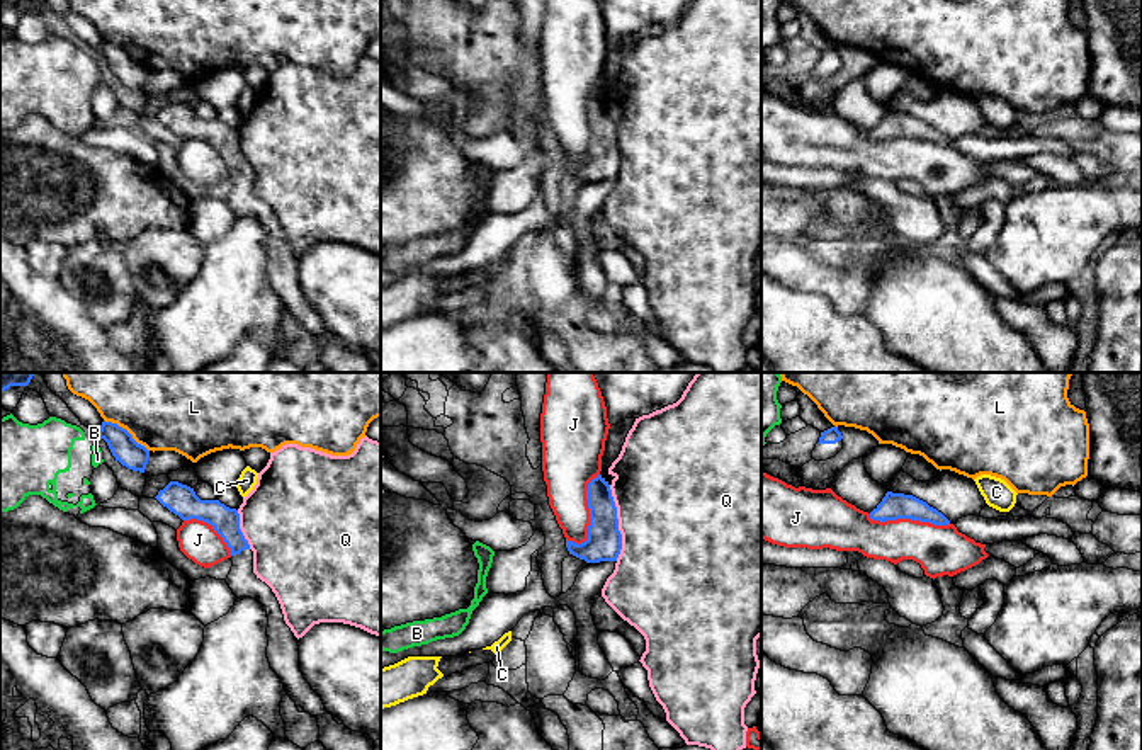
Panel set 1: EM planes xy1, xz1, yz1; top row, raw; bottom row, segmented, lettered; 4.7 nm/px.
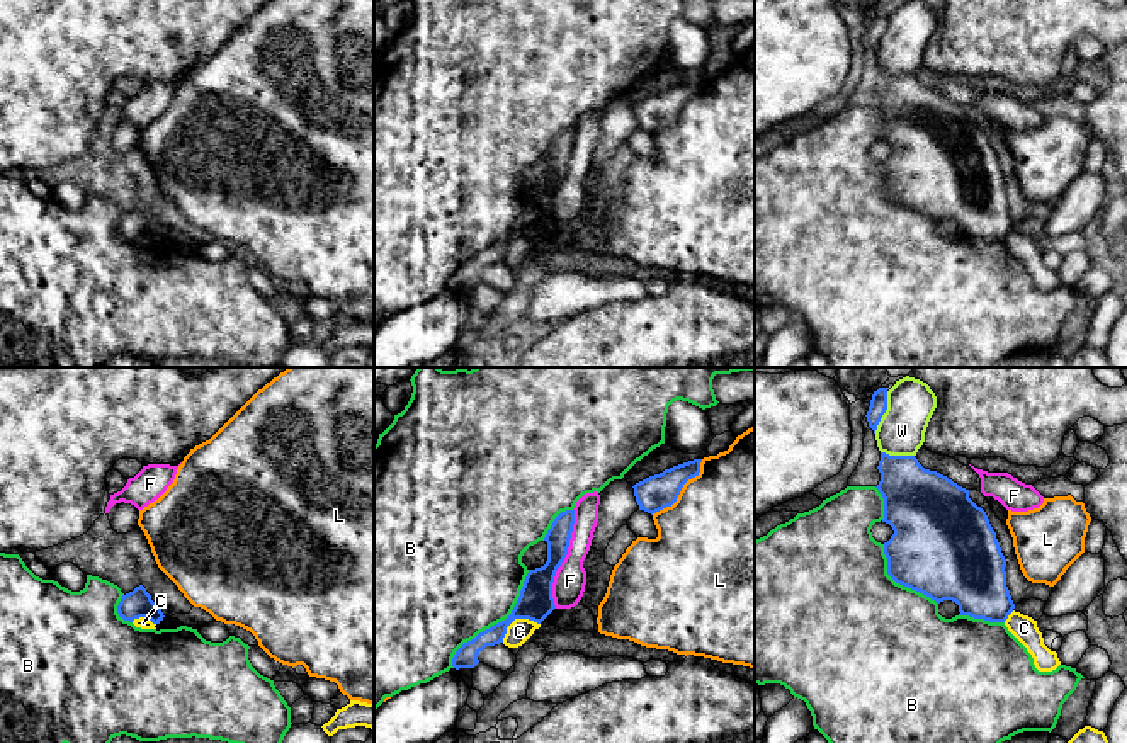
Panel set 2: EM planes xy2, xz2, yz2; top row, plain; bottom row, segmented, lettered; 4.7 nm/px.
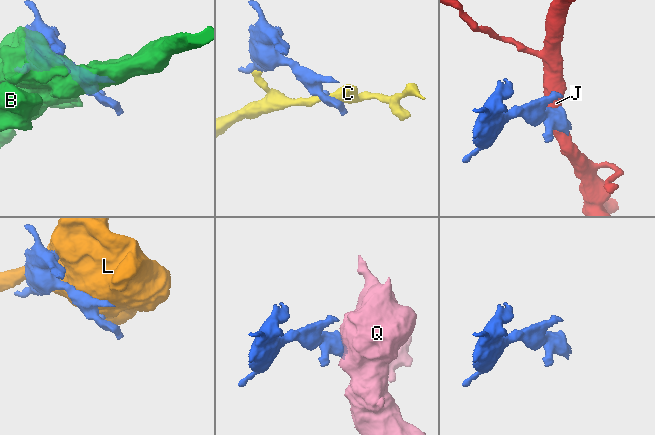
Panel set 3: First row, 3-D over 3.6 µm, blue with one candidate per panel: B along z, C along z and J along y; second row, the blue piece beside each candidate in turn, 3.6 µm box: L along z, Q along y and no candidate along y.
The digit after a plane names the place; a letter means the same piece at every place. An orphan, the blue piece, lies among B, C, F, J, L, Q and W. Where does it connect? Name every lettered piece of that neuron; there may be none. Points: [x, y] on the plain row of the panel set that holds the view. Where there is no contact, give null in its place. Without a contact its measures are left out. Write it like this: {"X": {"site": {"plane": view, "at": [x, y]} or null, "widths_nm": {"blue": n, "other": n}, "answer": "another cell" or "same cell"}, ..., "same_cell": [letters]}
{"B": {"site": {"plane": "xz2", "at": [498, 242]}, "widths_nm": {"blue": 170, "other": 500}, "answer": "another cell"}, "C": {"site": {"plane": "xz2", "at": [515, 237]}, "widths_nm": {"blue": 170, "other": 110}, "answer": "another cell"}, "F": {"site": {"plane": "xz2", "at": [565, 175]}, "widths_nm": {"blue": 160, "other": 150}, "answer": "another cell"}, "J": {"site": {"plane": "xz1", "at": [590, 135]}, "widths_nm": {"blue": 170, "other": 240}, "answer": "another cell"}, "L": {"site": {"plane": "xz2", "at": [680, 109]}, "widths_nm": {"blue": 160, "other": 480}, "answer": "another cell"}, "Q": {"site": {"plane": "xz1", "at": [617, 142]}, "widths_nm": {"blue": 170, "other": 500}, "answer": "another cell"}, "W": {"site": {"plane": "yz2", "at": [884, 31]}, "widths_nm": {"blue": 80, "other": 220}, "answer": "another cell"}, "same_cell": []}

